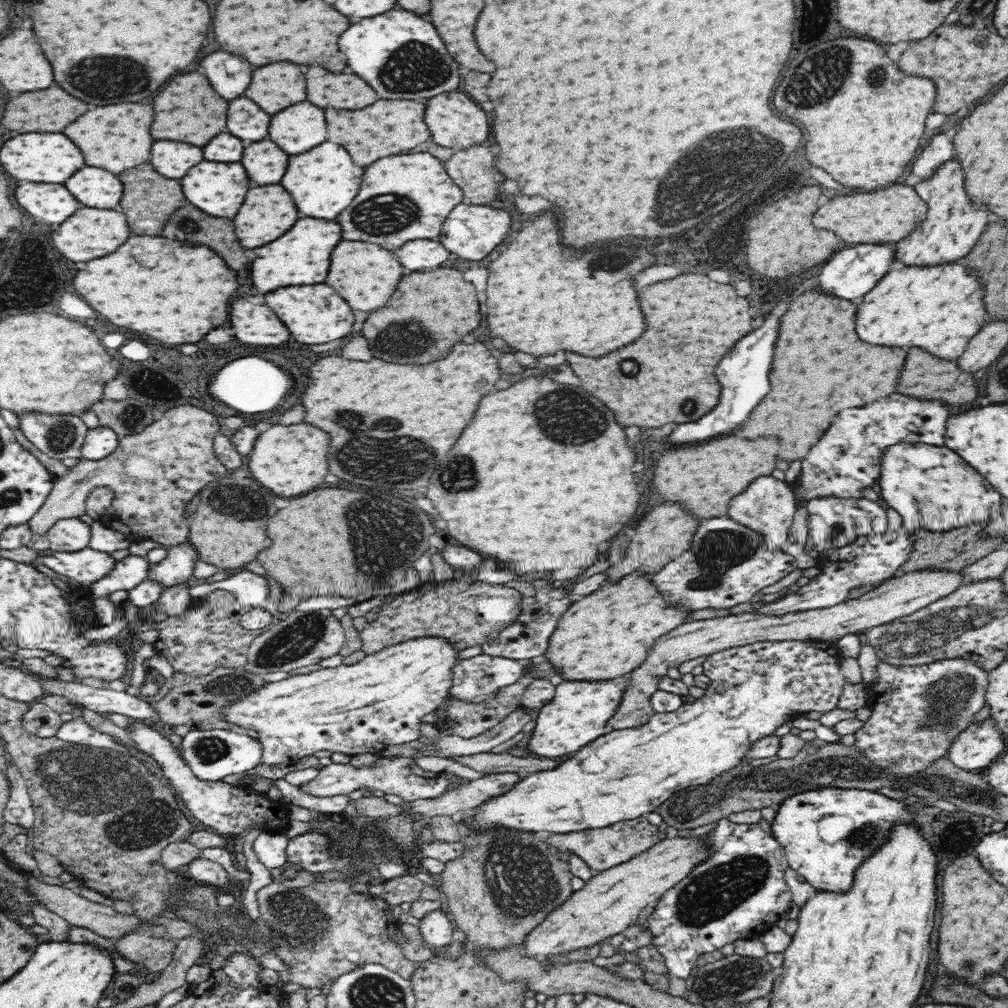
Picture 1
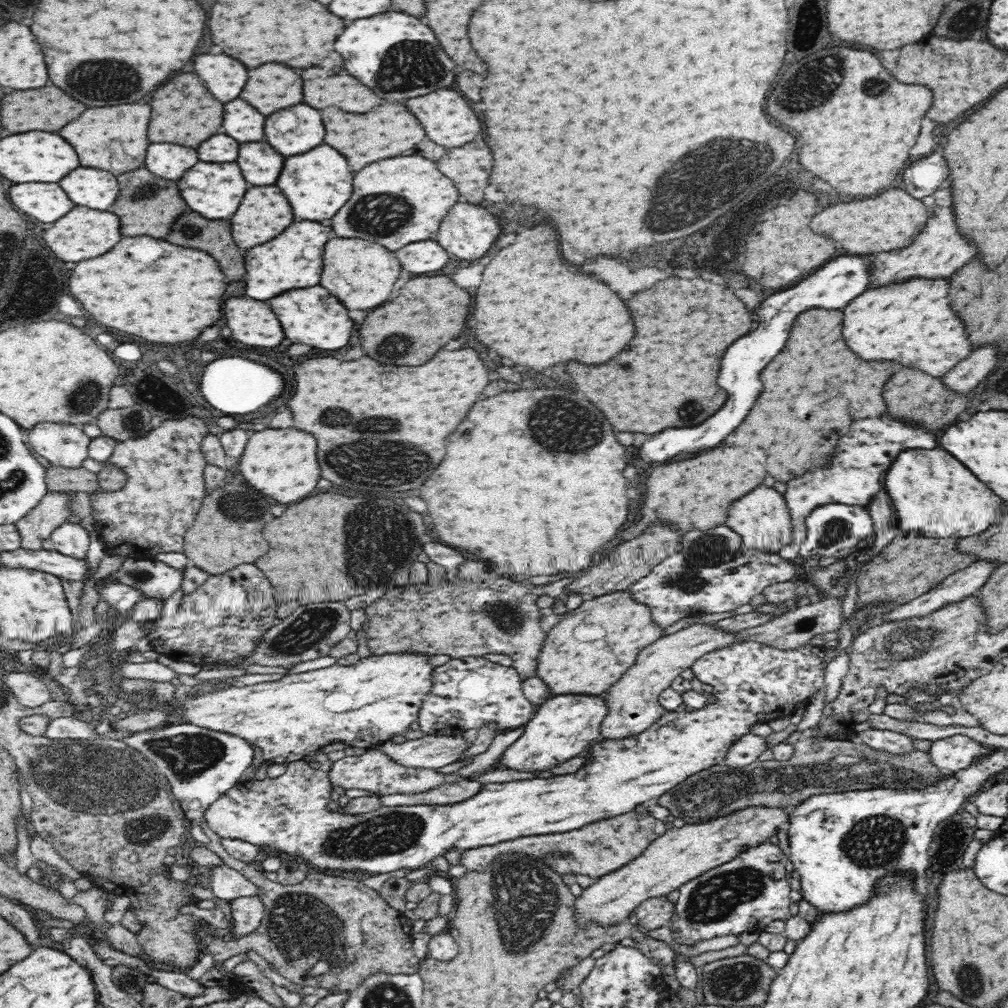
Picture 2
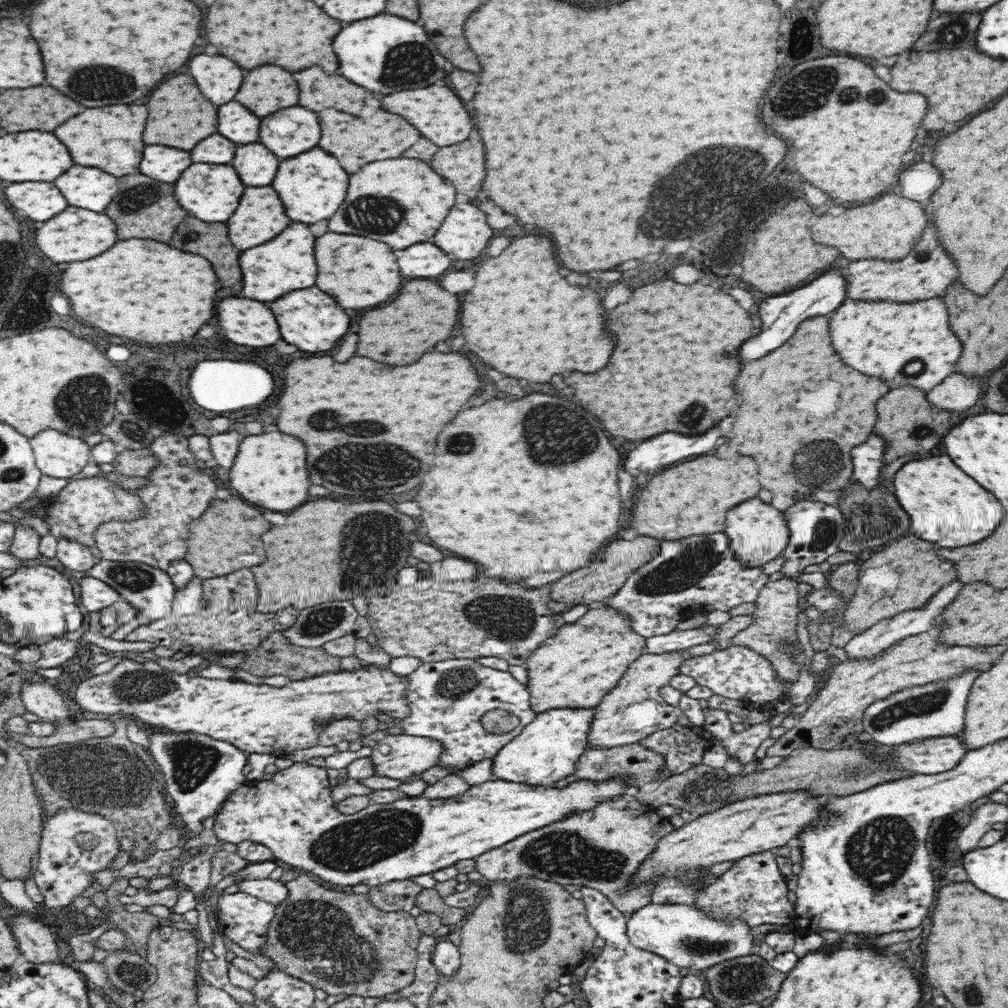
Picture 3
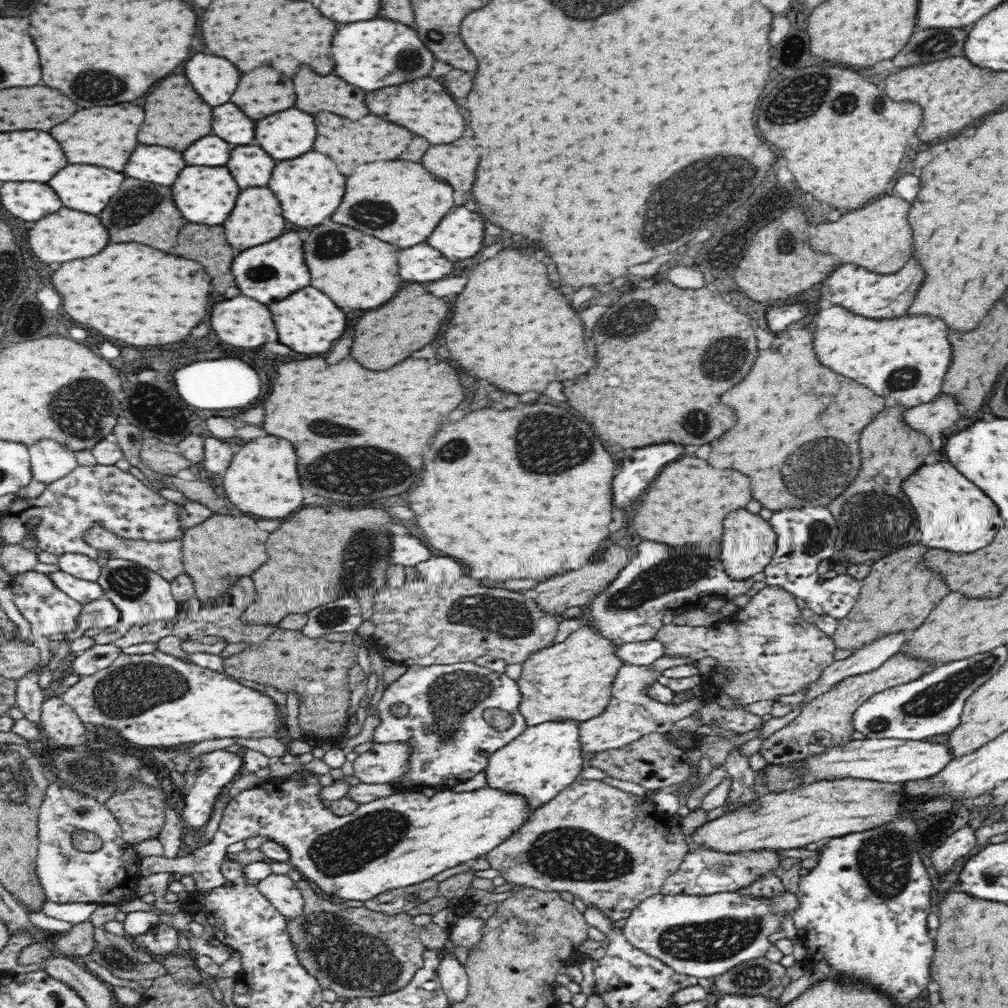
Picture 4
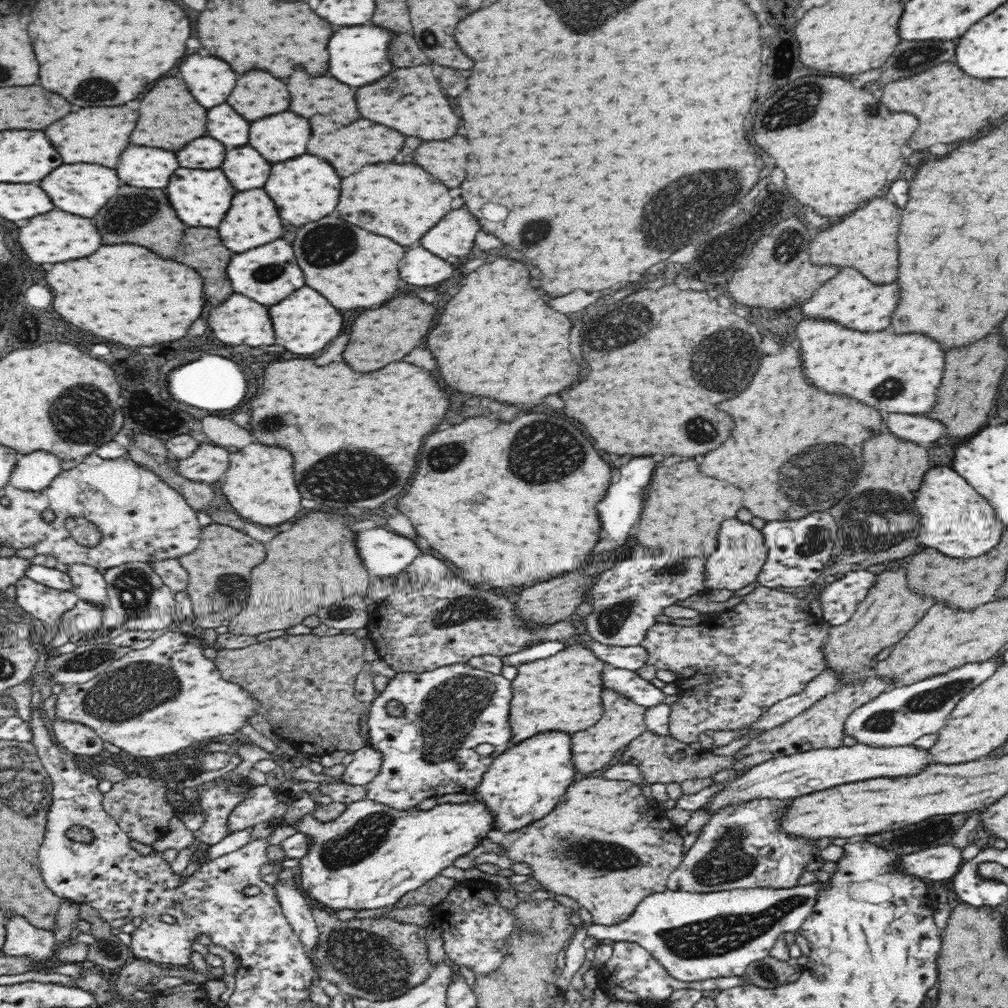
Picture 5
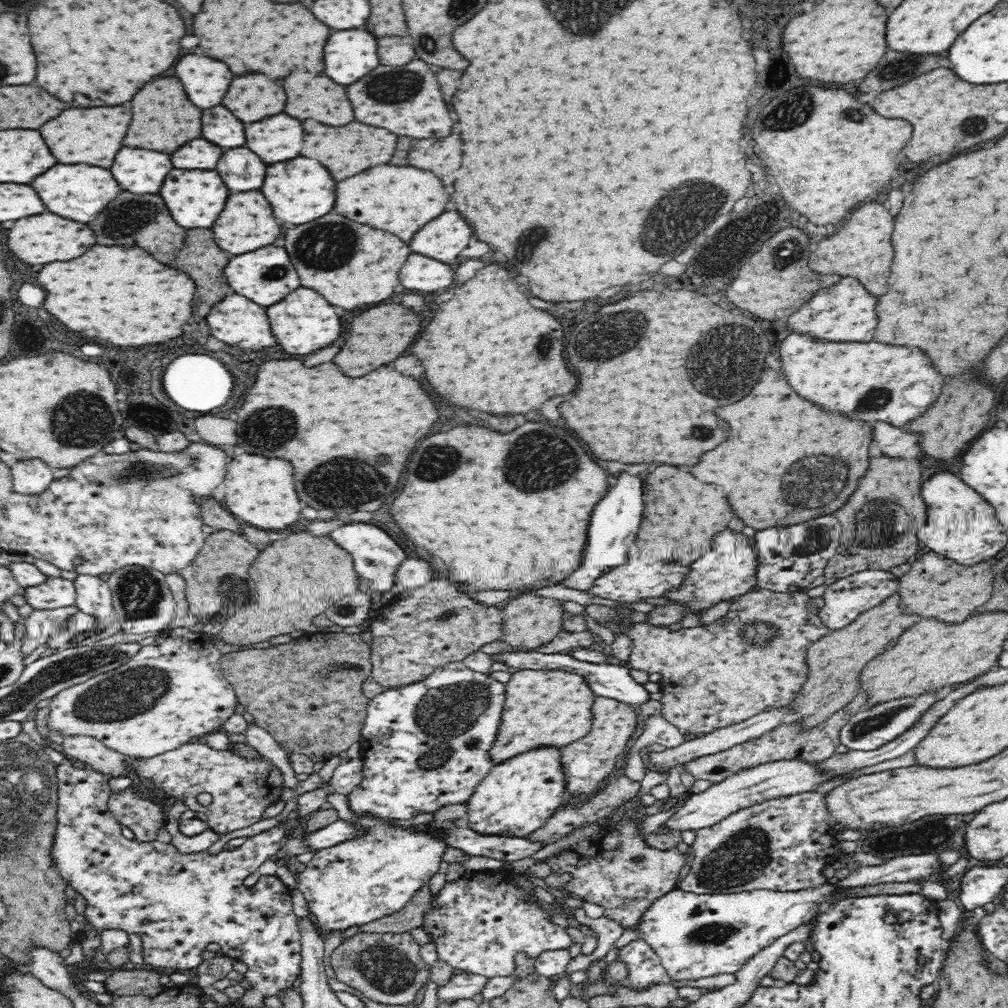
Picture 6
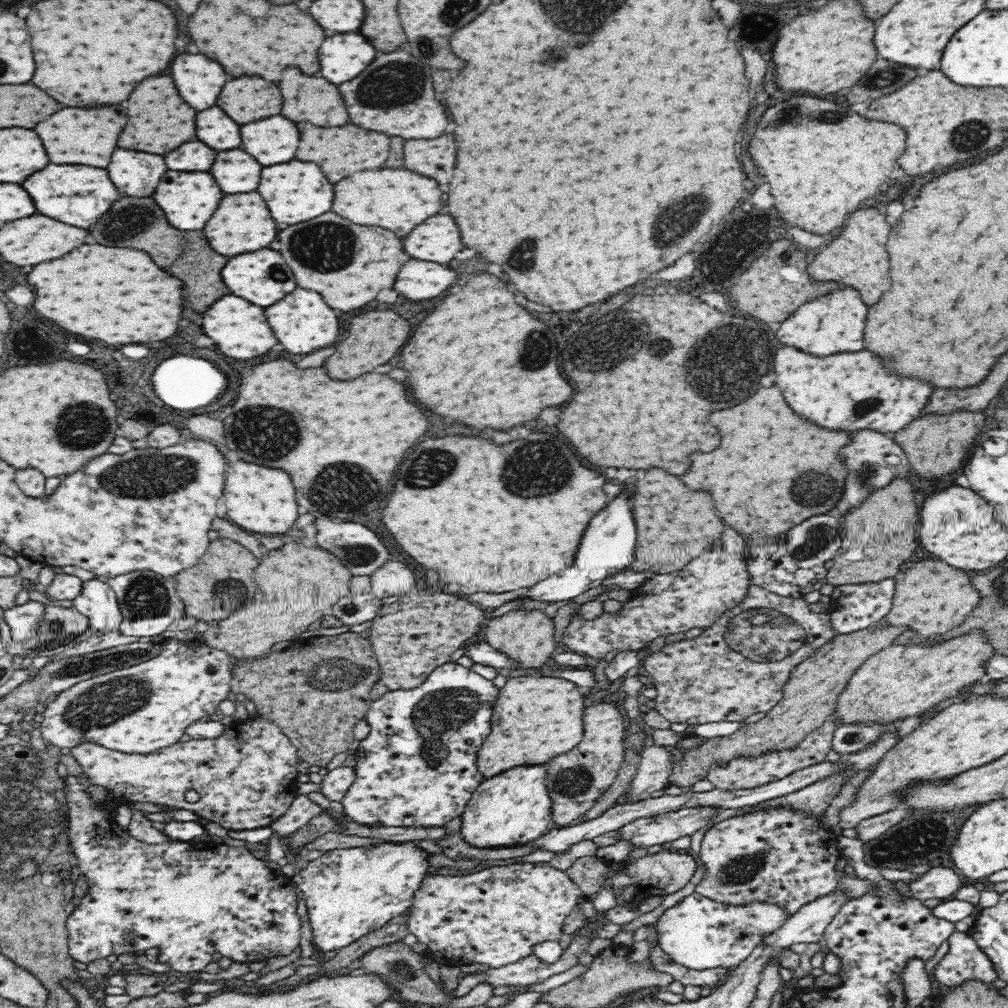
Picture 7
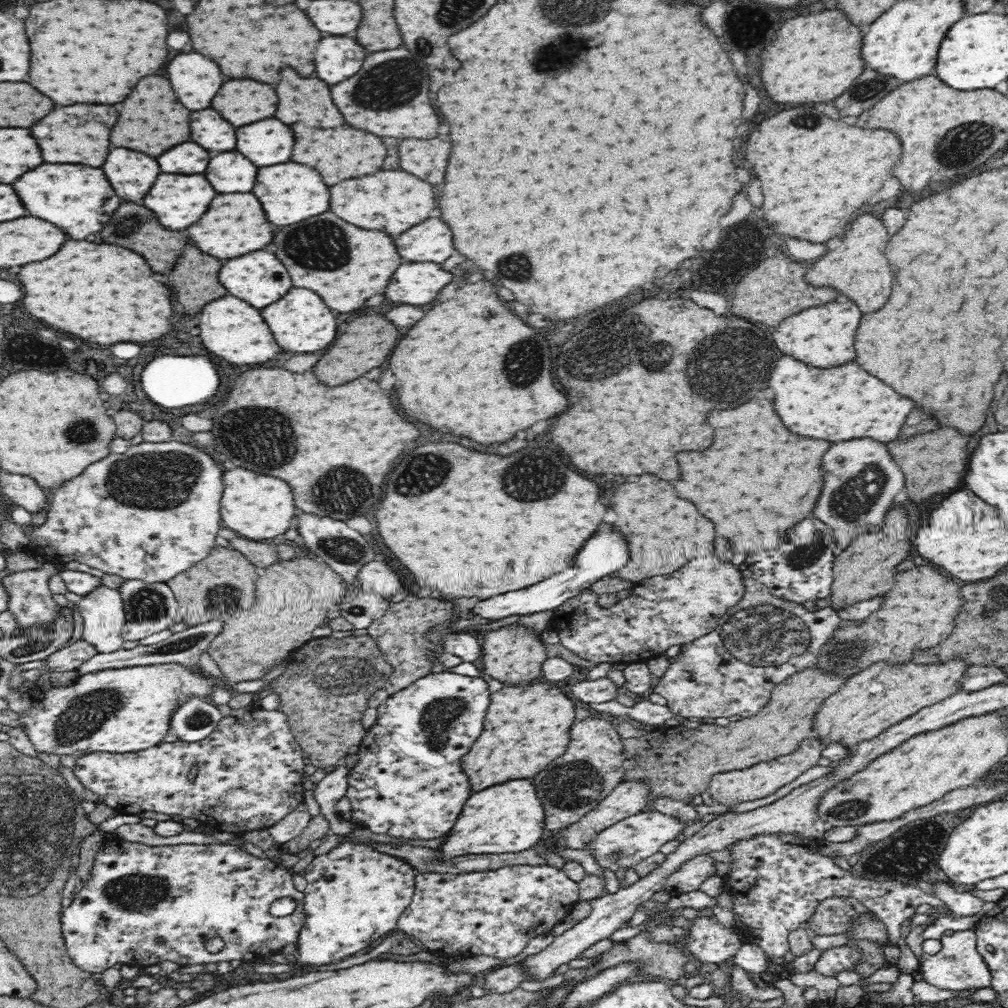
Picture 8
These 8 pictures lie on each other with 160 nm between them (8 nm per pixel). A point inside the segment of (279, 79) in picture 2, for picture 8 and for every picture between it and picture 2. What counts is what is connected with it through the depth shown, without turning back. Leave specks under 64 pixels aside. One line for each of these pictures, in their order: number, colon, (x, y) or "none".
3: (266, 89)
4: (263, 91)
5: (246, 95)
6: (253, 97)
7: (234, 99)
8: (241, 102)

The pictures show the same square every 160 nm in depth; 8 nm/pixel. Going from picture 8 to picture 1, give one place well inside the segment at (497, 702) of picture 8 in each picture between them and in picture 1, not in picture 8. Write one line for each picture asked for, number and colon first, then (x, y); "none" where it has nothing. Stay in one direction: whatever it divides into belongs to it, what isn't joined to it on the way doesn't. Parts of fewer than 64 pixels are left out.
1: (608, 633)
2: (587, 652)
3: (575, 668)
4: (572, 681)
5: (562, 693)
6: (542, 709)
7: (535, 718)

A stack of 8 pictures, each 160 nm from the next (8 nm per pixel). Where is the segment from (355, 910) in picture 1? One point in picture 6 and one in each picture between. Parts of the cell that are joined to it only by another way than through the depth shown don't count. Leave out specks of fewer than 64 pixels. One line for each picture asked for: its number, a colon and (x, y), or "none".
2: (329, 931)
3: (337, 940)
4: (356, 952)
5: (376, 959)
6: (388, 968)

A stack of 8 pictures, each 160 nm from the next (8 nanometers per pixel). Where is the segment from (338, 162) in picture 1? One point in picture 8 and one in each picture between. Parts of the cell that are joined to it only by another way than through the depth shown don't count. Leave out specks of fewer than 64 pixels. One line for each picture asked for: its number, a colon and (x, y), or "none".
2: (318, 183)
3: (312, 186)
4: (309, 188)
5: (305, 189)
6: (299, 190)
7: (287, 188)
8: (289, 192)

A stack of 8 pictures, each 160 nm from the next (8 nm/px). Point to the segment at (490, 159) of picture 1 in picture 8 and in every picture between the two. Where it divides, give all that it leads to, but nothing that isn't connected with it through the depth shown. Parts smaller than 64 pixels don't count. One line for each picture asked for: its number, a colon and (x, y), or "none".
2: (469, 167)
3: (464, 163)
4: (457, 166)
5: (444, 159)
6: (443, 157)
7: (434, 158)
8: (426, 158)

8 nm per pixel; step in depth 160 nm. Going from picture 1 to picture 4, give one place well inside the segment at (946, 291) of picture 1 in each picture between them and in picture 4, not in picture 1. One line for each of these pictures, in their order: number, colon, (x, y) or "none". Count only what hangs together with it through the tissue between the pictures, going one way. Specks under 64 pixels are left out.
2: (911, 322)
3: (882, 339)
4: (905, 359)

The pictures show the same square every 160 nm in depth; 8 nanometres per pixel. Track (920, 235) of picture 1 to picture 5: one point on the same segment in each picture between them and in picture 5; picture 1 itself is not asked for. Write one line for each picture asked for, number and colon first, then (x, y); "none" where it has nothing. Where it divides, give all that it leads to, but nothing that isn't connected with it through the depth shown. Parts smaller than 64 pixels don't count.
2: (939, 250)
3: (926, 271)
4: (876, 297)
5: (849, 300)

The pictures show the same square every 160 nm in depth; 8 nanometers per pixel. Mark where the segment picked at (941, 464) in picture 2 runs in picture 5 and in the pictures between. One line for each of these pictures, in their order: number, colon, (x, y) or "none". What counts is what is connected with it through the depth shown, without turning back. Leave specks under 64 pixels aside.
3: (946, 507)
4: (953, 515)
5: (955, 519)

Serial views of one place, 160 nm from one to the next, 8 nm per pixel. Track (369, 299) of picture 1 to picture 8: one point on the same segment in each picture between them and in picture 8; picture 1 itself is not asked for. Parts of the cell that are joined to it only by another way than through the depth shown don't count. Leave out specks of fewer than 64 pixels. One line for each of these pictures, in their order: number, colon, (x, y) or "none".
2: (361, 274)
3: (358, 273)
4: (355, 270)
5: (352, 268)
6: (350, 264)
7: (348, 264)
8: (346, 265)

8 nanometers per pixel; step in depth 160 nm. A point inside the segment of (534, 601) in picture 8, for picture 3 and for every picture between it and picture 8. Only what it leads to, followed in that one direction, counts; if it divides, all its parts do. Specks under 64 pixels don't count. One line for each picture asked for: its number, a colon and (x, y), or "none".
3: (668, 448)
4: (637, 471)
5: (618, 513)
6: (616, 520)
7: (608, 547)

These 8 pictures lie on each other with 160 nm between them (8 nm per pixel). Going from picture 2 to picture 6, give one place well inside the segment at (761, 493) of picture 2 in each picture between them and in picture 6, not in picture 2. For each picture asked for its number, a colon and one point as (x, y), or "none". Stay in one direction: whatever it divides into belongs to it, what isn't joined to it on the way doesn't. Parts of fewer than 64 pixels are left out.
3: (757, 532)
4: (748, 543)
5: (738, 559)
6: (729, 572)

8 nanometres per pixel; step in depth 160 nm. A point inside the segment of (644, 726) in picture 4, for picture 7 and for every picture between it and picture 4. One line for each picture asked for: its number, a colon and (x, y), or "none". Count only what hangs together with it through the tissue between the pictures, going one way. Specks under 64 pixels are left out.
5: (622, 721)
6: (586, 763)
7: (576, 780)

